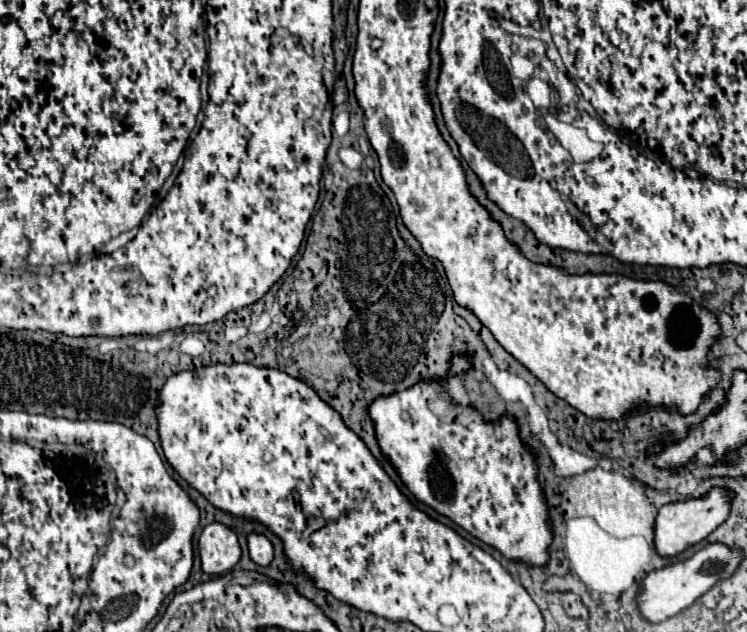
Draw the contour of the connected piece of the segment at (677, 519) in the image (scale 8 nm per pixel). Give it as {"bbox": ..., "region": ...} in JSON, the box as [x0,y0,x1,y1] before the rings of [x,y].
{"bbox":[655,488,731,558],"region":[[[713,488],[705,498],[699,500],[687,500],[687,502],[673,502],[673,504],[665,504],[657,518],[655,518],[655,550],[659,556],[663,558],[675,558],[681,552],[685,552],[689,546],[701,542],[703,538],[707,538],[717,526],[721,526],[727,516],[729,516],[729,502],[731,496],[725,490]]]}

